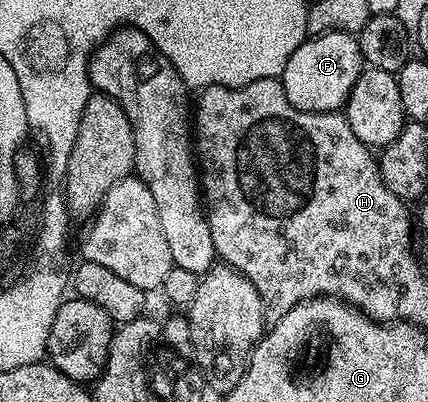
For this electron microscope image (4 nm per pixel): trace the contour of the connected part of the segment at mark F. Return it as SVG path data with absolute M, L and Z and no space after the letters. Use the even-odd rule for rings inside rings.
M336 30L306 37L305 41L299 44L299 48L291 52L291 60L287 60L287 68L283 68L279 80L283 84L287 100L295 108L303 112L331 114L344 107L362 69L363 61L358 39L354 35Z

